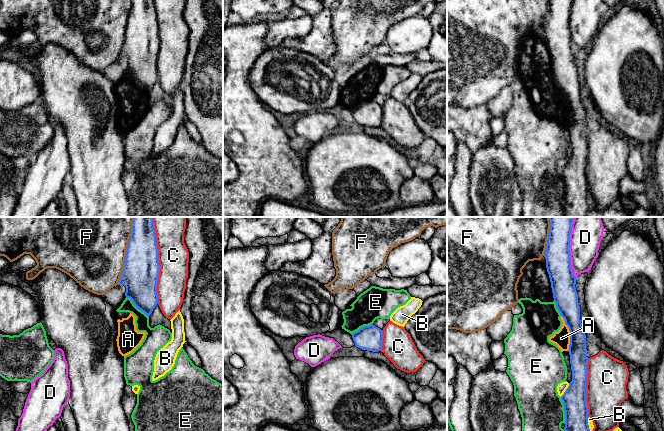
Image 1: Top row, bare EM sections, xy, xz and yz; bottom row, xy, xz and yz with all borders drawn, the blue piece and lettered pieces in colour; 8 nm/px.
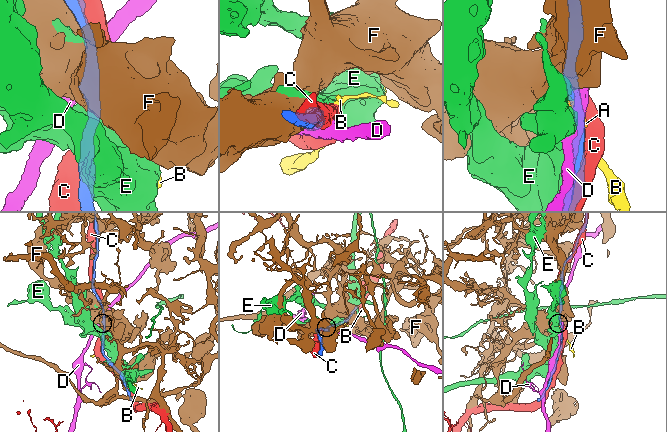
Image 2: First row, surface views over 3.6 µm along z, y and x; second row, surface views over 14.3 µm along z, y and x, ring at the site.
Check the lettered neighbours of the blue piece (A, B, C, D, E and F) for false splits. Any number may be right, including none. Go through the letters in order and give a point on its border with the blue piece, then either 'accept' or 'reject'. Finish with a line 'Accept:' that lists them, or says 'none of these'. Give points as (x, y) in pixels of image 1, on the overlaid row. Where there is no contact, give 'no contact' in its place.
A: meets blue in yz at (570, 333); reject
B: meets blue in yz at (566, 390); reject
C: meets blue in xy at (158, 260); accept
D: meets blue in yz at (568, 247); reject
E: meets blue in yz at (564, 410); reject
F: meets blue in xy at (126, 251); reject
Accept: C

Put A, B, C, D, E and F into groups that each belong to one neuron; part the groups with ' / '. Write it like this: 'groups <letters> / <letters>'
groups A / B / C / D / E / F

